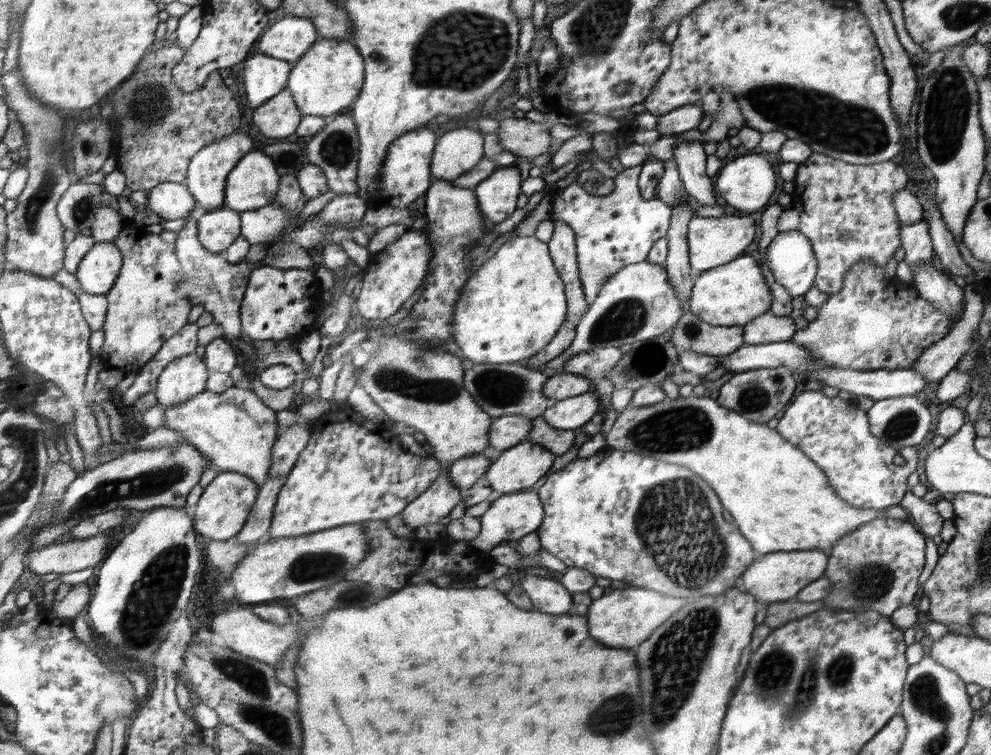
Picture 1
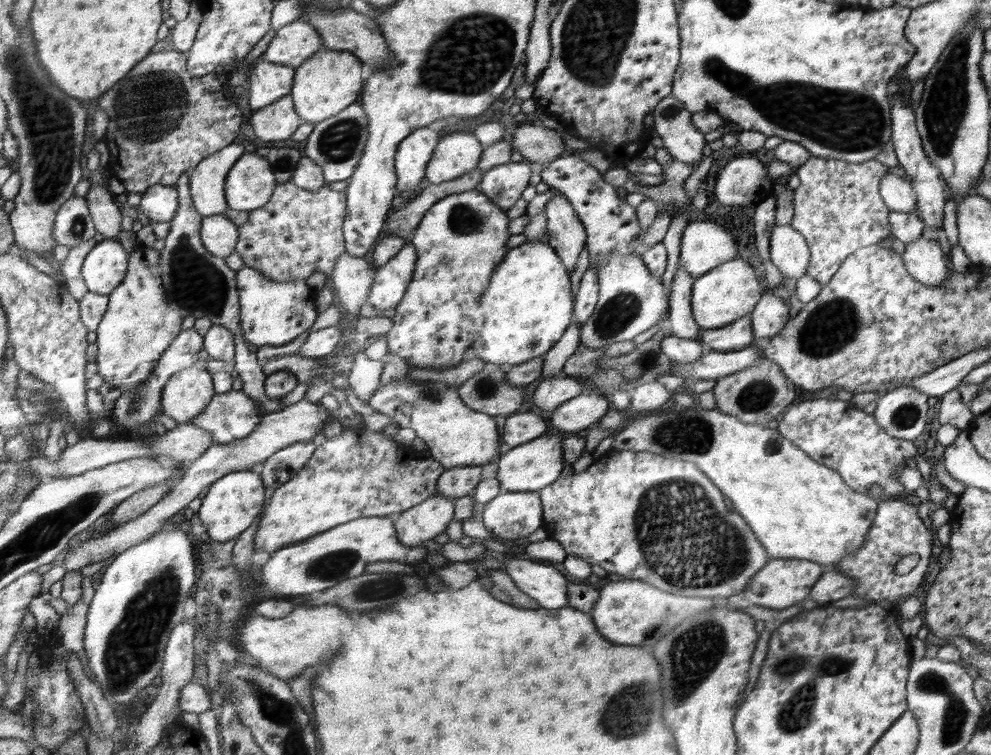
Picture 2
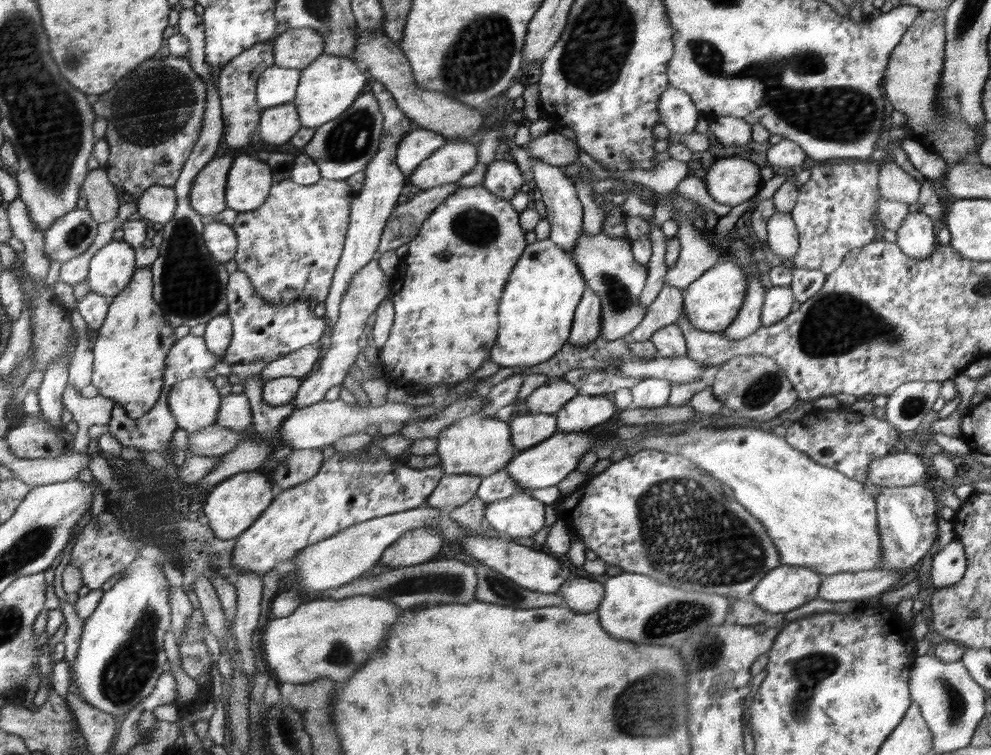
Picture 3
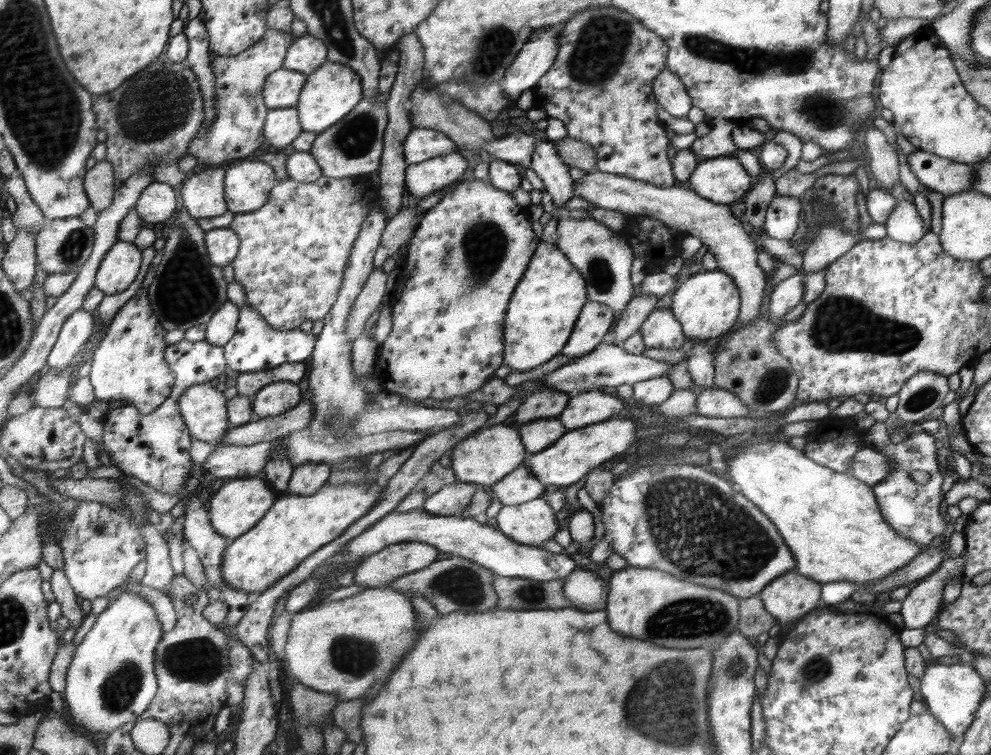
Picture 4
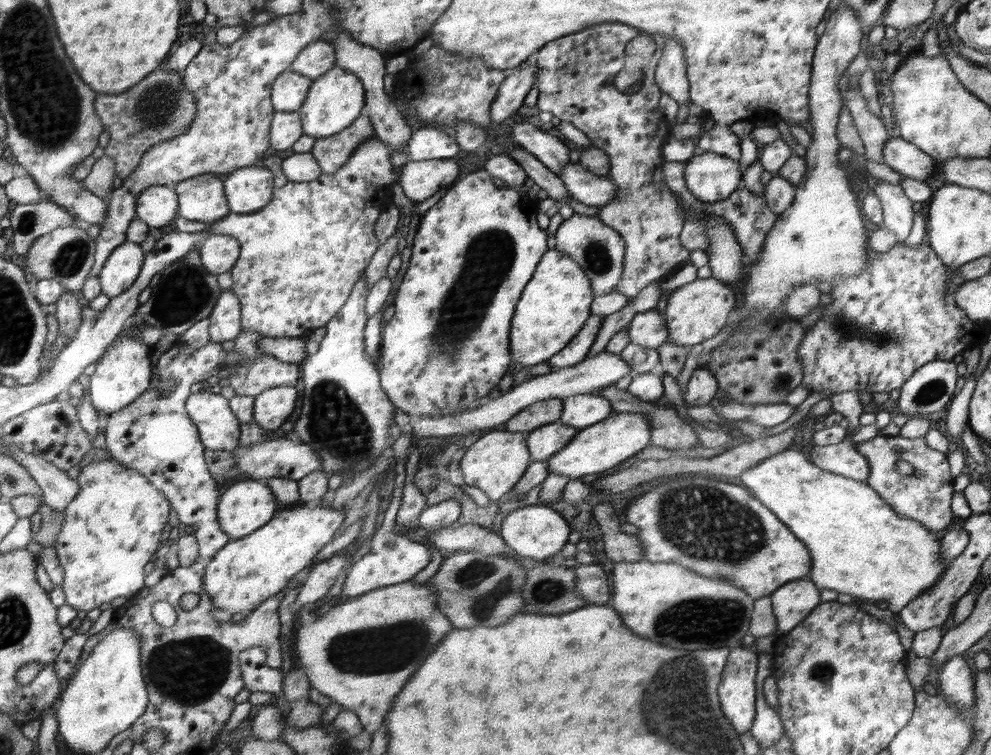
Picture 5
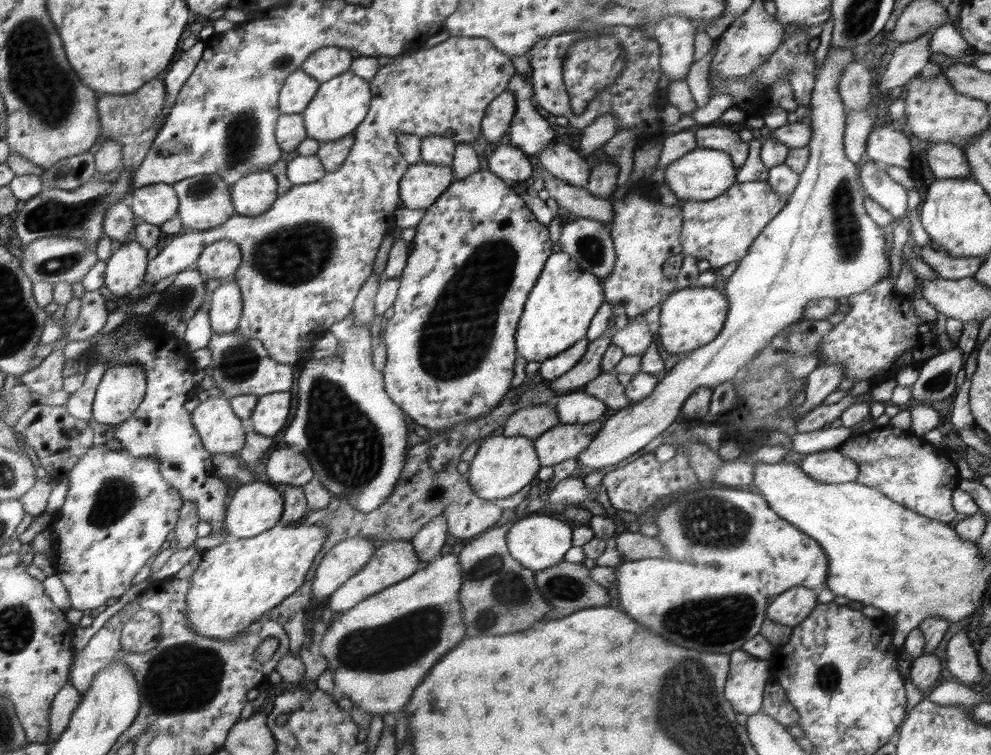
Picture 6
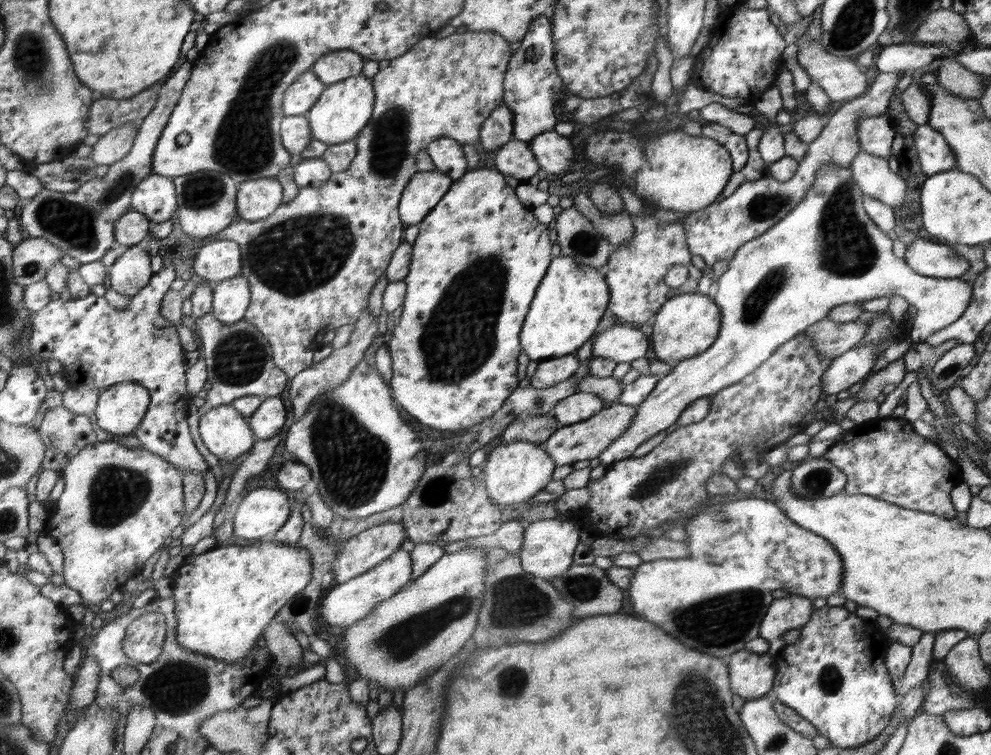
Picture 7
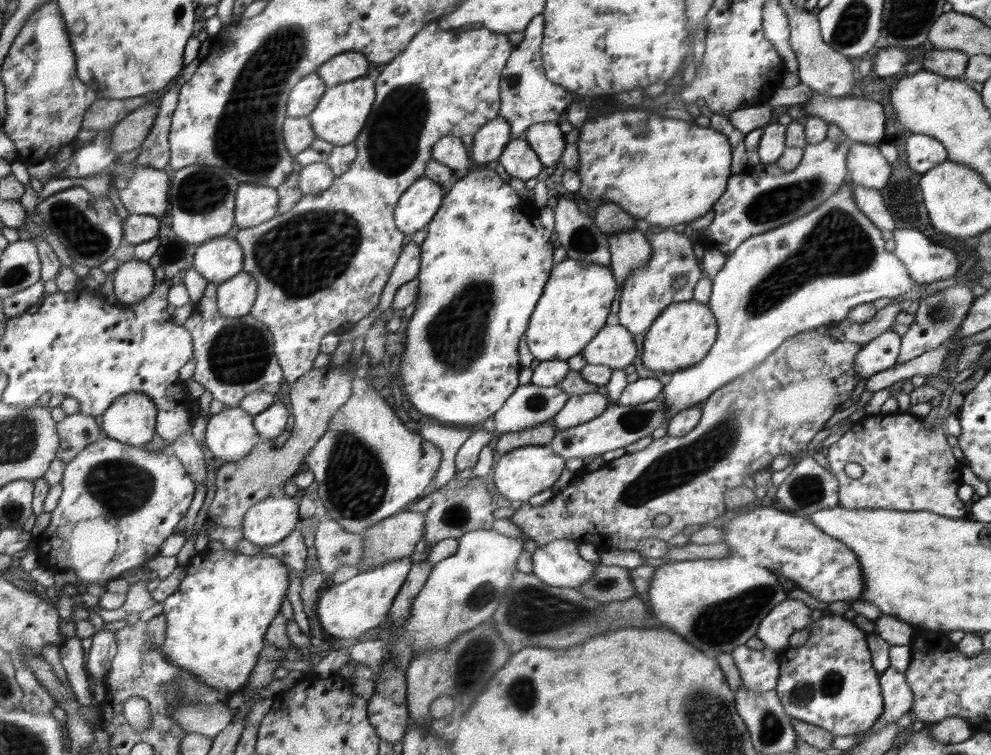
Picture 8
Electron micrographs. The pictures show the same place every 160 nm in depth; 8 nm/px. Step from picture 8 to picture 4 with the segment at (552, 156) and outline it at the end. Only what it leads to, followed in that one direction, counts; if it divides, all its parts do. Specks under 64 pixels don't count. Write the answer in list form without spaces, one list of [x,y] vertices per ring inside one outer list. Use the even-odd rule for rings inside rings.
[[[595,170],[577,180],[575,195],[584,198],[596,207],[620,211],[629,215],[652,217],[663,222],[670,229],[676,229],[683,235],[700,238],[707,252],[714,254],[717,269],[730,274],[742,296],[742,308],[739,310],[737,326],[756,320],[764,296],[766,296],[766,272],[758,265],[756,244],[750,234],[742,227],[725,204],[718,204],[698,196],[692,189],[676,184],[670,188],[660,188],[643,180],[636,180],[626,175],[617,175]]]

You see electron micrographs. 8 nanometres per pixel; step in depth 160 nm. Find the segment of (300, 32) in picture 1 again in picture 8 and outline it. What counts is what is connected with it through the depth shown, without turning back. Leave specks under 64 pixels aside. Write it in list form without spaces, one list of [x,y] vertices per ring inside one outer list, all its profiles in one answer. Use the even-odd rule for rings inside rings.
[[[348,51],[325,62],[319,67],[317,74],[326,84],[326,89],[330,89],[349,81],[356,81],[366,74],[366,70],[368,70],[366,56],[355,51]]]

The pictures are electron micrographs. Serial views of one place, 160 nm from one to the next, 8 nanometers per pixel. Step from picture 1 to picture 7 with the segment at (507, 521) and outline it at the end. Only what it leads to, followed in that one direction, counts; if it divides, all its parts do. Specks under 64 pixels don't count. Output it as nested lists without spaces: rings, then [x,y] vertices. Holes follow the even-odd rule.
[[[560,515],[560,520],[554,518],[550,521],[540,520],[530,523],[525,529],[524,543],[519,553],[523,569],[528,574],[534,574],[538,578],[550,579],[567,574],[573,565],[575,551],[578,549],[581,530],[576,528],[572,520],[566,520],[566,516]]]

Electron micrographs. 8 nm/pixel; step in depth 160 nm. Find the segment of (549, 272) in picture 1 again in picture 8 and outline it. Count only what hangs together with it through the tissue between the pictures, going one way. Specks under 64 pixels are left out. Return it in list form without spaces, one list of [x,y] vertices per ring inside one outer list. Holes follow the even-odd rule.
[[[566,257],[551,270],[542,297],[530,317],[525,338],[530,352],[540,361],[567,361],[580,354],[604,328],[614,296],[616,281],[609,266],[584,266],[579,259]]]

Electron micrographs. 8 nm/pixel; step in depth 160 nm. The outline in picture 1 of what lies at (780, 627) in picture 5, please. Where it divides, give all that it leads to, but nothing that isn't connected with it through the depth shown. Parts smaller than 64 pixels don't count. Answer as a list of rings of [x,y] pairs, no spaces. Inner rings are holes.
[[[817,549],[769,553],[762,558],[756,558],[756,562],[743,573],[744,592],[751,594],[761,603],[778,602],[796,597],[811,582],[823,576],[829,560],[828,554]]]

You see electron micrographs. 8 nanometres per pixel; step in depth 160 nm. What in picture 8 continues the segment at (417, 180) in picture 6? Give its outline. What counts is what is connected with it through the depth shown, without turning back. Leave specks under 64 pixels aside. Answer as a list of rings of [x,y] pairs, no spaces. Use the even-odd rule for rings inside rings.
[[[420,177],[416,186],[400,198],[400,206],[396,207],[395,225],[400,226],[404,234],[416,234],[435,218],[443,204],[444,190],[439,182],[432,179]]]

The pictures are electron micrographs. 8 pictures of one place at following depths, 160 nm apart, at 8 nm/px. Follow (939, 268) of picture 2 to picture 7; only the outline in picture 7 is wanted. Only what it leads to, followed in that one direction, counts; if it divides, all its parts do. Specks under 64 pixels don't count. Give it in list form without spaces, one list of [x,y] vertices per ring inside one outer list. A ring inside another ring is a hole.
[[[861,151],[849,167],[864,194],[886,202],[888,206],[900,206],[904,202],[906,182],[889,169],[887,158]]]

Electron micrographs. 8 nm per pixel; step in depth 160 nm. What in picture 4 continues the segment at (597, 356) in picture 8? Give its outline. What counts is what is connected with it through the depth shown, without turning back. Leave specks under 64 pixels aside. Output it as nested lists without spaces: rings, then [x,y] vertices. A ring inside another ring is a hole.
[[[654,307],[639,331],[645,346],[682,349],[689,345],[688,337],[682,332],[682,323],[669,308]]]

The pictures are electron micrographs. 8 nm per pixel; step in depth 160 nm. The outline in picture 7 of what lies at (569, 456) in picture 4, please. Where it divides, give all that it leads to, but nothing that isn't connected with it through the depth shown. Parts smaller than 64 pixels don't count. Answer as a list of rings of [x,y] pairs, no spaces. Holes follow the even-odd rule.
[[[833,163],[821,166],[812,189],[796,210],[792,210],[792,214],[787,214],[788,218],[784,217],[772,229],[768,229],[768,234],[764,234],[764,238],[753,238],[752,242],[748,241],[748,246],[744,246],[744,250],[740,250],[736,258],[732,257],[726,272],[718,277],[711,294],[722,311],[722,328],[719,330],[718,340],[703,353],[685,358],[674,365],[664,378],[659,379],[655,390],[649,394],[647,400],[639,404],[637,414],[629,424],[629,428],[608,449],[599,454],[601,462],[609,467],[617,463],[618,458],[628,458],[644,440],[666,430],[678,421],[680,414],[688,405],[742,381],[767,361],[780,346],[804,333],[809,326],[828,318],[829,312],[835,306],[900,296],[916,307],[915,323],[909,332],[911,339],[916,343],[924,342],[929,336],[947,328],[963,316],[974,297],[973,285],[960,277],[932,278],[912,270],[904,258],[896,257],[892,253],[893,240],[875,225],[864,209],[862,192],[851,168]]]

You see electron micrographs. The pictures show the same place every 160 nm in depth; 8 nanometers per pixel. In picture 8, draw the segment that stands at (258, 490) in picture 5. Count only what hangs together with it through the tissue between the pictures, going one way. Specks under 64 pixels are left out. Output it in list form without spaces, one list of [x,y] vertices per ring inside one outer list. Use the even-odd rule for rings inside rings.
[[[270,495],[244,515],[243,534],[252,544],[272,546],[288,538],[298,520],[298,502],[294,502],[294,497]]]

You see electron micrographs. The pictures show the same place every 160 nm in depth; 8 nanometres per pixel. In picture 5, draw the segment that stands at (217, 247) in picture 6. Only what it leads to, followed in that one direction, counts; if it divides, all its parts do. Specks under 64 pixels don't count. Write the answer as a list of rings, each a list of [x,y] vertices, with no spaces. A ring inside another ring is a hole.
[[[228,234],[210,236],[201,248],[206,268],[214,274],[224,274],[238,267],[241,257],[240,239]]]

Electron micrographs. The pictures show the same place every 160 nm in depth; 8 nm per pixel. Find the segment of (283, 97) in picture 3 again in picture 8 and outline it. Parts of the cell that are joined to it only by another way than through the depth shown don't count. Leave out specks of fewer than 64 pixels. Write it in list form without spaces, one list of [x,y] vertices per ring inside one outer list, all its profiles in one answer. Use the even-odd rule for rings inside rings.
[[[317,73],[308,74],[296,90],[292,90],[292,102],[287,102],[287,116],[306,117],[322,100],[326,84]]]

